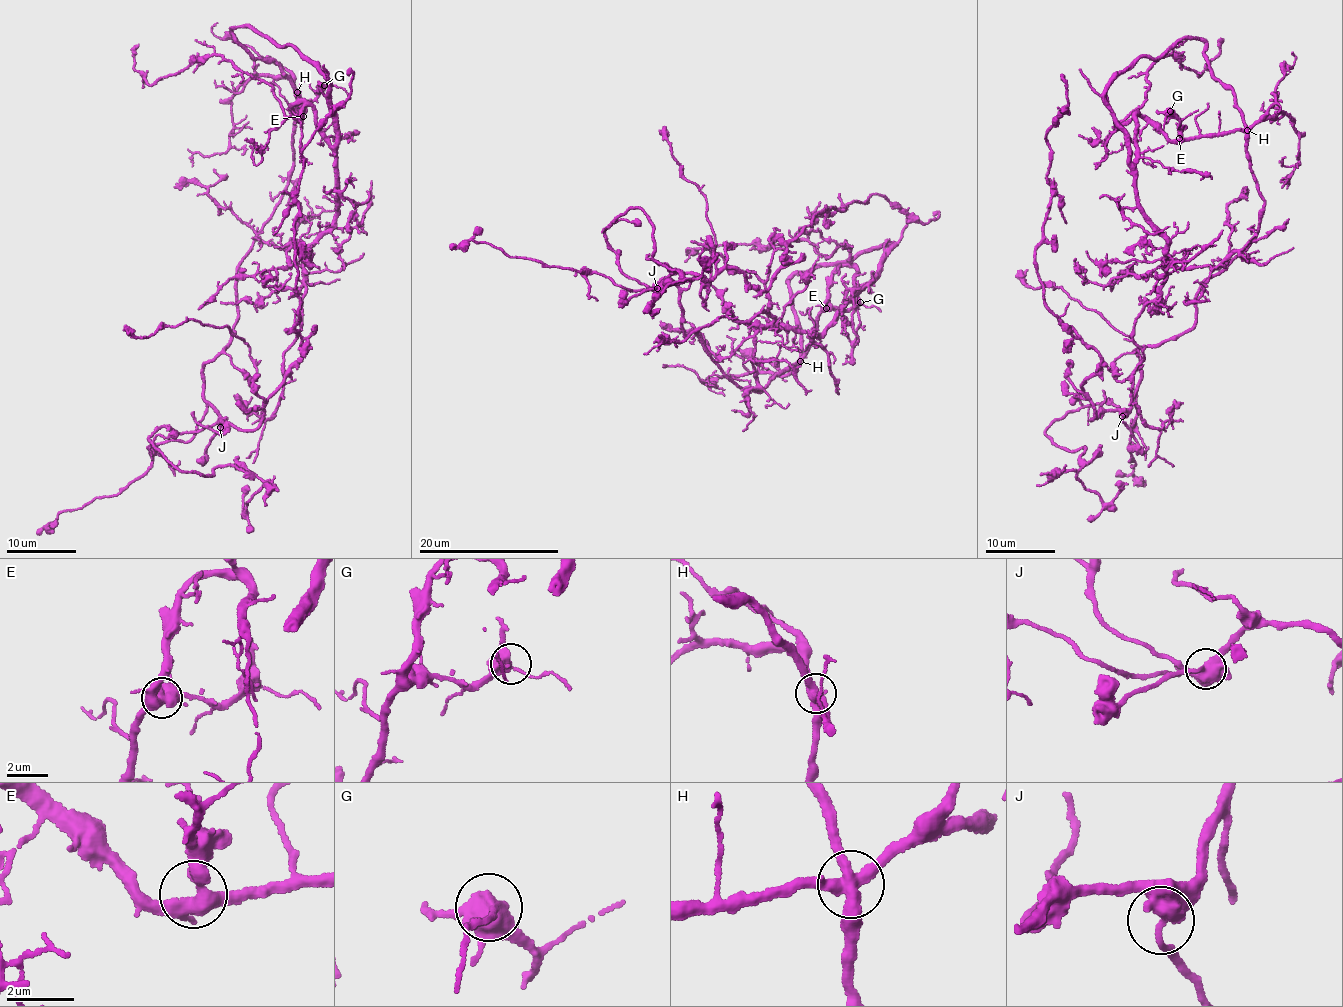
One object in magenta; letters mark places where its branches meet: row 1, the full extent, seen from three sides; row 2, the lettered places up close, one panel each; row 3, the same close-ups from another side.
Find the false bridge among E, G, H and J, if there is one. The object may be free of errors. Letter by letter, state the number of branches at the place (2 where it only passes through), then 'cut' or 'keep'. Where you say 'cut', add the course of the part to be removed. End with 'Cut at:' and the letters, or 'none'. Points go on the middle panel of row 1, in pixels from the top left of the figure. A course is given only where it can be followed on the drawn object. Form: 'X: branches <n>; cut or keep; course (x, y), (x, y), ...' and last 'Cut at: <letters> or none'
E: branches 4; keep
G: branches 4; keep
H: branches 4; keep
J: branches 4; keep
Cut at: none

